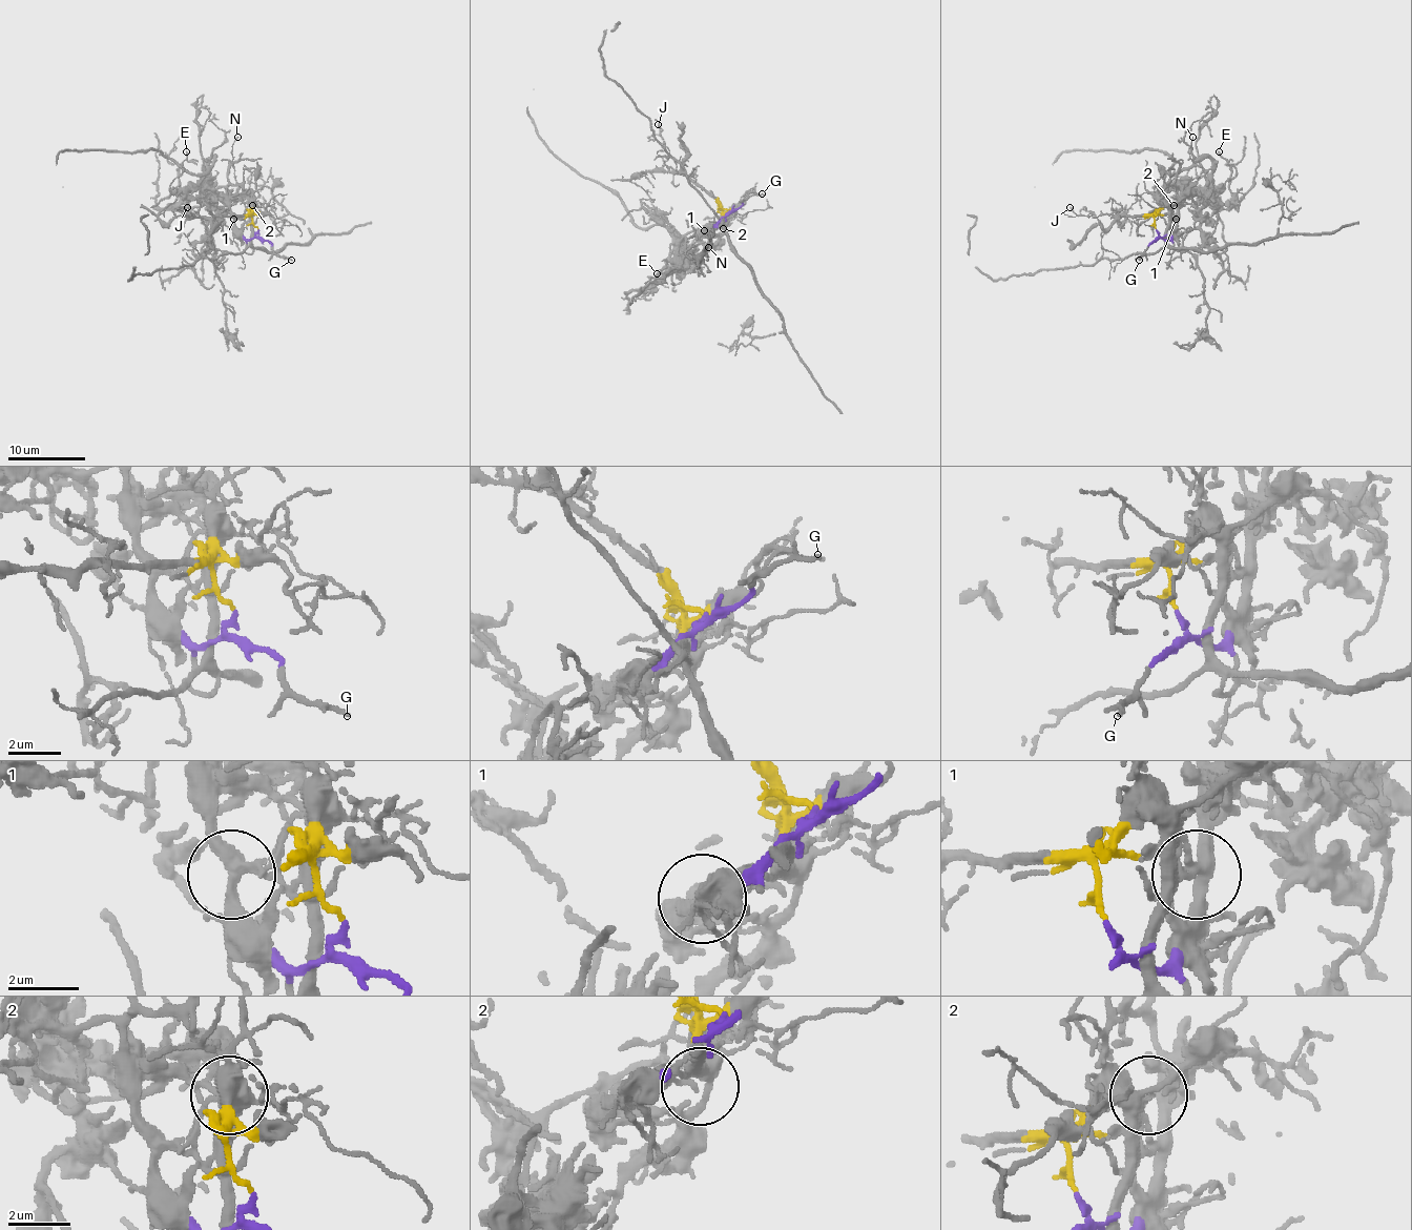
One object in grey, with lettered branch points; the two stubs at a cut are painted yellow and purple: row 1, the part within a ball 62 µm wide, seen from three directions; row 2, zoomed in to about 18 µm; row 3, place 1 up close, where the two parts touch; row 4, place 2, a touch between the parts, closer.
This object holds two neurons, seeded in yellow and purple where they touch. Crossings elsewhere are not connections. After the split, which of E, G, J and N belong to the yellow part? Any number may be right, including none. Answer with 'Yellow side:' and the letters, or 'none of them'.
Yellow side: J, N

